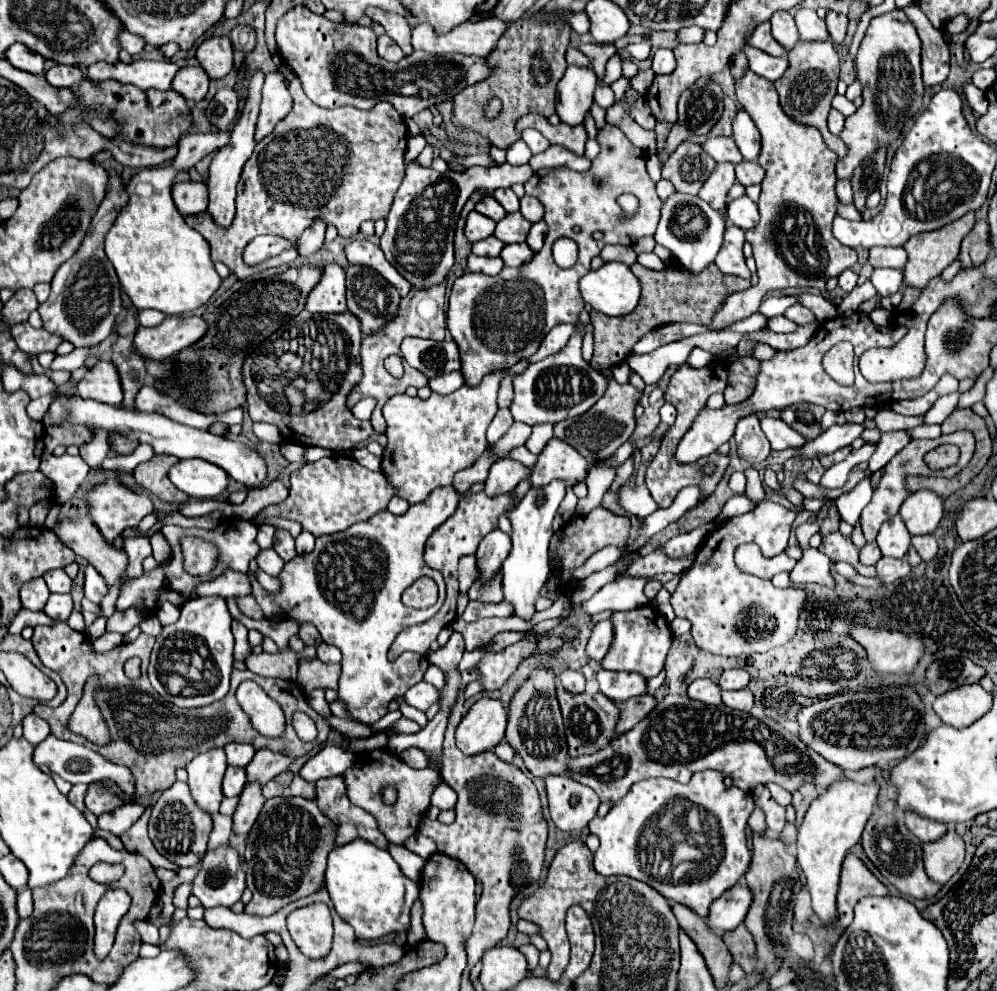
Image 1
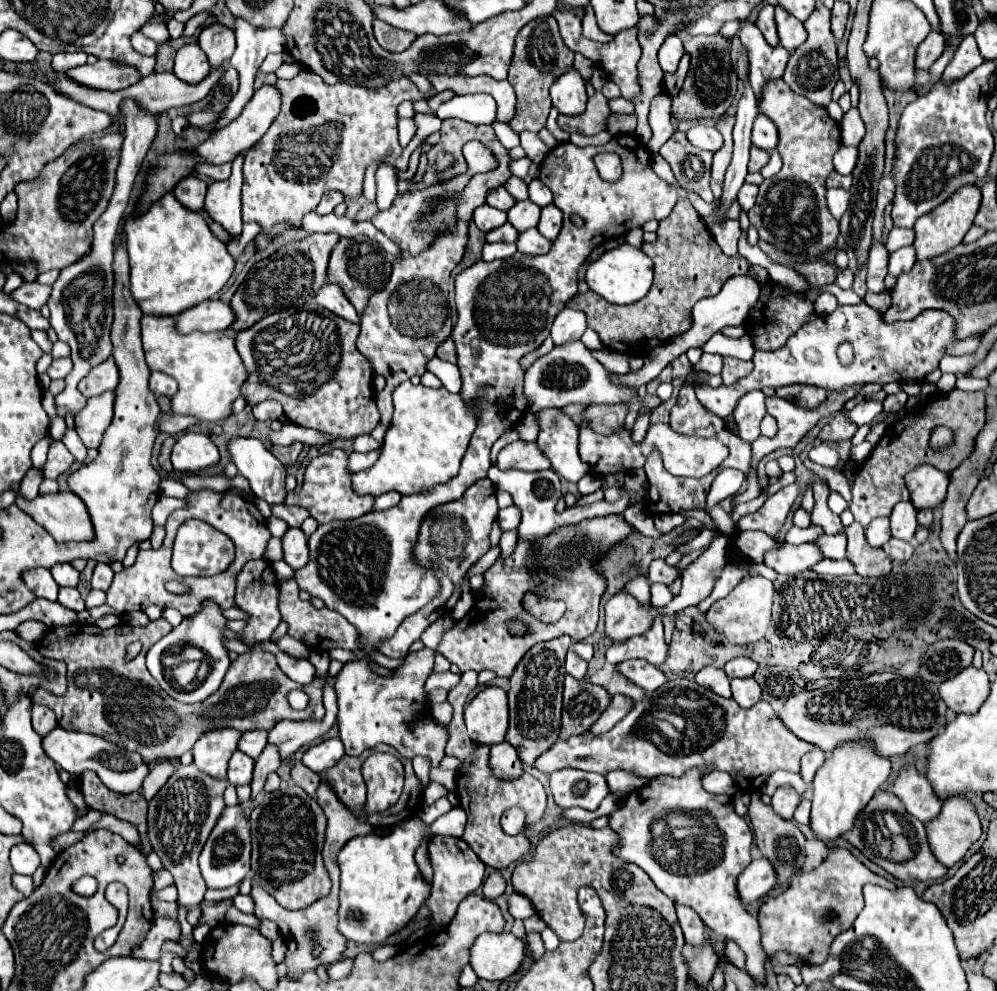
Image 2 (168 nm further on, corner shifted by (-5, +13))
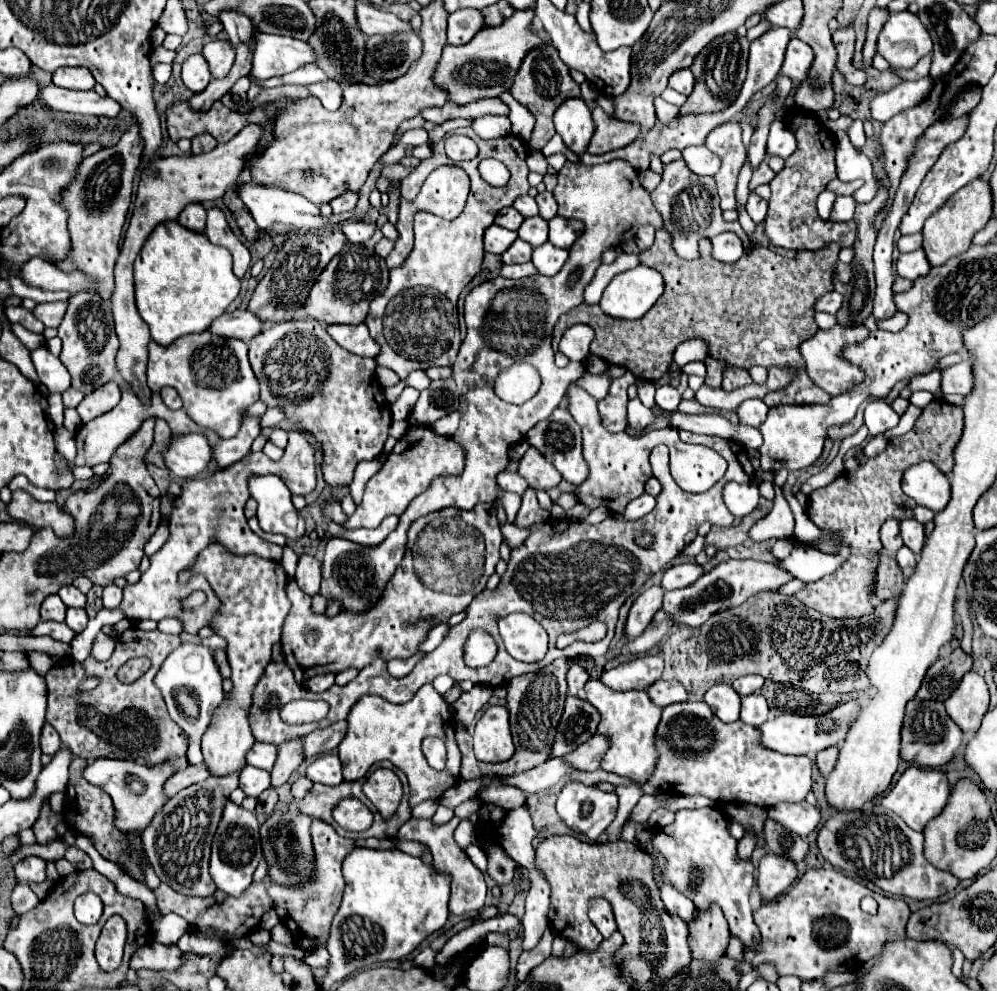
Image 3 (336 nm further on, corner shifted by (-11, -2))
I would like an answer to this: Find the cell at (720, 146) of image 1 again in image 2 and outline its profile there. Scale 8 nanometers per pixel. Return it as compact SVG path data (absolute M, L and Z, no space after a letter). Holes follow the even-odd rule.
M703 123L693 125L693 127L687 131L687 139L693 141L695 147L705 149L705 151L711 151L711 153L715 153L717 149L721 149L721 145L723 145L721 133L719 133L715 127L703 125Z

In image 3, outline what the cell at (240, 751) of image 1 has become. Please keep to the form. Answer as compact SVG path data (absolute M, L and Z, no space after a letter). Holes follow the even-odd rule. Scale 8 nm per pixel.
M255 742L253 748L247 752L247 764L261 768L261 770L267 770L267 772L271 772L275 758L277 758L277 746L275 744Z

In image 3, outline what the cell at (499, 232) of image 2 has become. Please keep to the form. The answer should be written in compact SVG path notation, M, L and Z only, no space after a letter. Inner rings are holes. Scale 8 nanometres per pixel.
M517 238L503 254L501 254L501 260L505 264L521 264L521 262L529 262L531 260L531 244L527 244L525 240Z

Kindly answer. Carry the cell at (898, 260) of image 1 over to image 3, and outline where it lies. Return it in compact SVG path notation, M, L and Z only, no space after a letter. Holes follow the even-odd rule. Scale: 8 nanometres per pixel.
M915 234L915 236L901 236L901 238L897 240L897 248L899 248L901 254L919 250L919 248L921 248L921 234Z

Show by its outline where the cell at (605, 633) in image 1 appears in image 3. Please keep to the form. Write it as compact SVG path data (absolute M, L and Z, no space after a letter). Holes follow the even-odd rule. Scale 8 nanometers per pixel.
M641 596L633 602L627 622L625 622L625 634L629 638L637 638L643 634L643 630L649 626L651 616L655 614L655 600L653 598L643 598Z

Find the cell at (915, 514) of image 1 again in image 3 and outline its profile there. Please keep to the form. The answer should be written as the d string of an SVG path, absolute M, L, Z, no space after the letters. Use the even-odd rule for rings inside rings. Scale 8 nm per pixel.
M919 462L911 466L905 472L901 486L909 498L933 512L941 512L951 498L949 478L931 462Z

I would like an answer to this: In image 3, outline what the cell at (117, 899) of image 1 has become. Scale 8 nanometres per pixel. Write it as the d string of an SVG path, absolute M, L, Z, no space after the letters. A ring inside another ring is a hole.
M113 914L103 926L103 932L95 948L95 956L97 956L101 970L113 972L119 968L121 958L123 958L125 940L127 940L127 924L119 914Z

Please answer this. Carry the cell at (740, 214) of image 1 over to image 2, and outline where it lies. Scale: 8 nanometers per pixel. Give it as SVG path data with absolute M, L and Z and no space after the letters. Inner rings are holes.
M745 183L745 185L741 187L741 191L739 191L739 195L737 195L737 201L739 201L739 205L741 205L745 211L749 211L749 209L755 205L757 191L759 191L757 185L749 185L749 183Z

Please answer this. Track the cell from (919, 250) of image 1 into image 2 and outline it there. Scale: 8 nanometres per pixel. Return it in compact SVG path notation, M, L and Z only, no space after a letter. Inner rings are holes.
M963 185L961 189L957 189L959 193L949 197L949 201L937 205L937 209L933 209L933 213L925 213L915 221L915 249L917 249L917 259L931 259L937 257L945 251L949 251L951 247L955 247L957 243L963 241L965 233L969 231L969 227L973 225L973 219L979 211L979 203L981 203L981 191L977 185Z

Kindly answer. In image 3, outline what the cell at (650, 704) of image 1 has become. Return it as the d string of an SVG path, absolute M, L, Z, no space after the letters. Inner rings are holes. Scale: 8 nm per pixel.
M595 734L591 736L591 740L587 740L585 744L581 744L579 748L575 748L575 752L567 754L565 760L571 760L571 764L575 764L575 768L585 770L585 772L593 772L599 768L603 754L609 748L609 738L603 734Z

